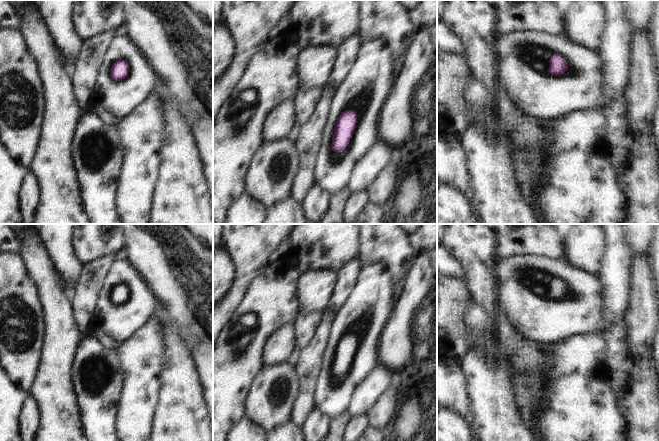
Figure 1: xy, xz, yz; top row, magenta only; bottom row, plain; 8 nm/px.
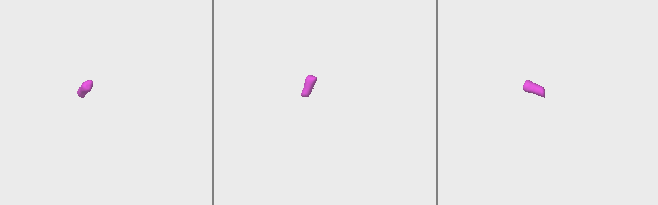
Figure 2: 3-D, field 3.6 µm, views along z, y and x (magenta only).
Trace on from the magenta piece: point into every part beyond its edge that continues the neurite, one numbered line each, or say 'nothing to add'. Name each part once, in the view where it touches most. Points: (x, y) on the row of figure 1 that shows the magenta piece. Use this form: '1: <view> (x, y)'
1: xz (369, 81).

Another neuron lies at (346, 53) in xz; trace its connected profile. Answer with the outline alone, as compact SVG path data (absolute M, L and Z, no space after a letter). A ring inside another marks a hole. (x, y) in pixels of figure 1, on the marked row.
M355 33L336 48L337 53L334 67L326 82L330 88L336 89L345 79L354 64L361 43L360 35Z

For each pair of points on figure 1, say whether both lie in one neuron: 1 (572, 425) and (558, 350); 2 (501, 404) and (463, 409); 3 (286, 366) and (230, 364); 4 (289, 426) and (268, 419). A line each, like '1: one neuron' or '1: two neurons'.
1: one neuron
2: two neurons
3: two neurons
4: two neurons

